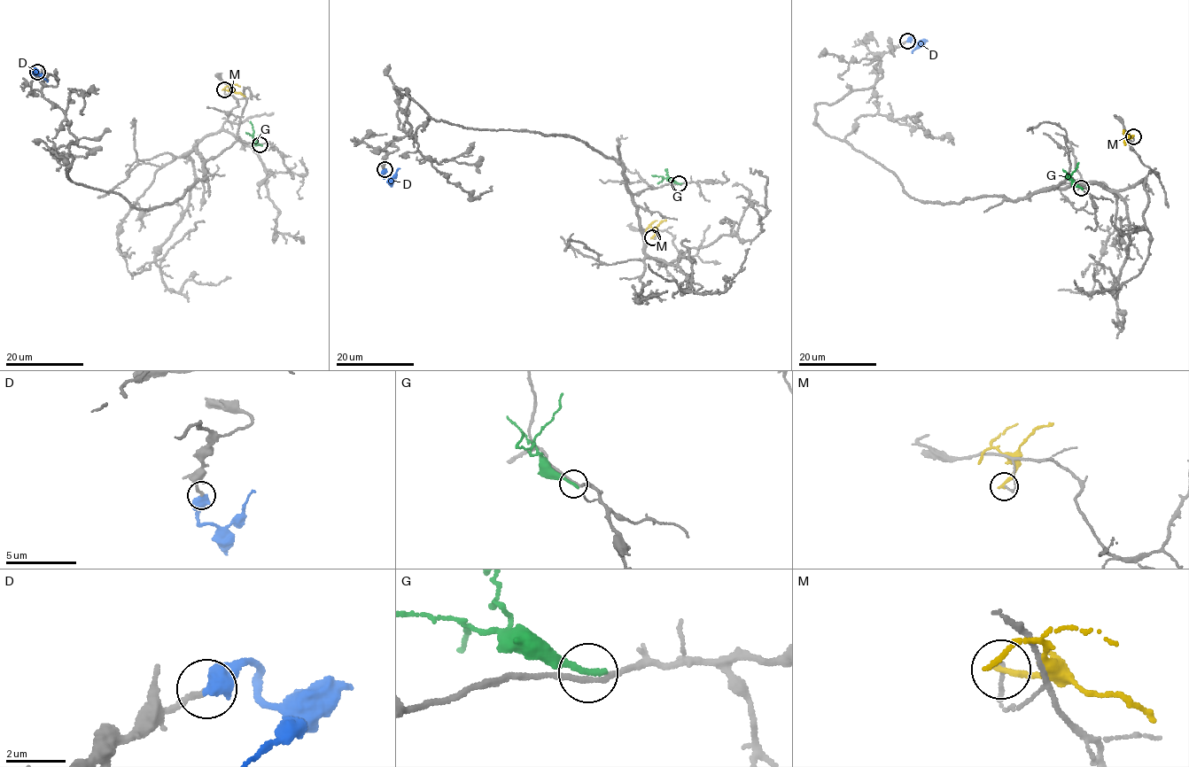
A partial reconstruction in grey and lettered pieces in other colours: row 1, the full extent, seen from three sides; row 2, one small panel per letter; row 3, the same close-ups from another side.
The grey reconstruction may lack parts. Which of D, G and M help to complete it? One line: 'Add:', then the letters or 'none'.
Add: D

